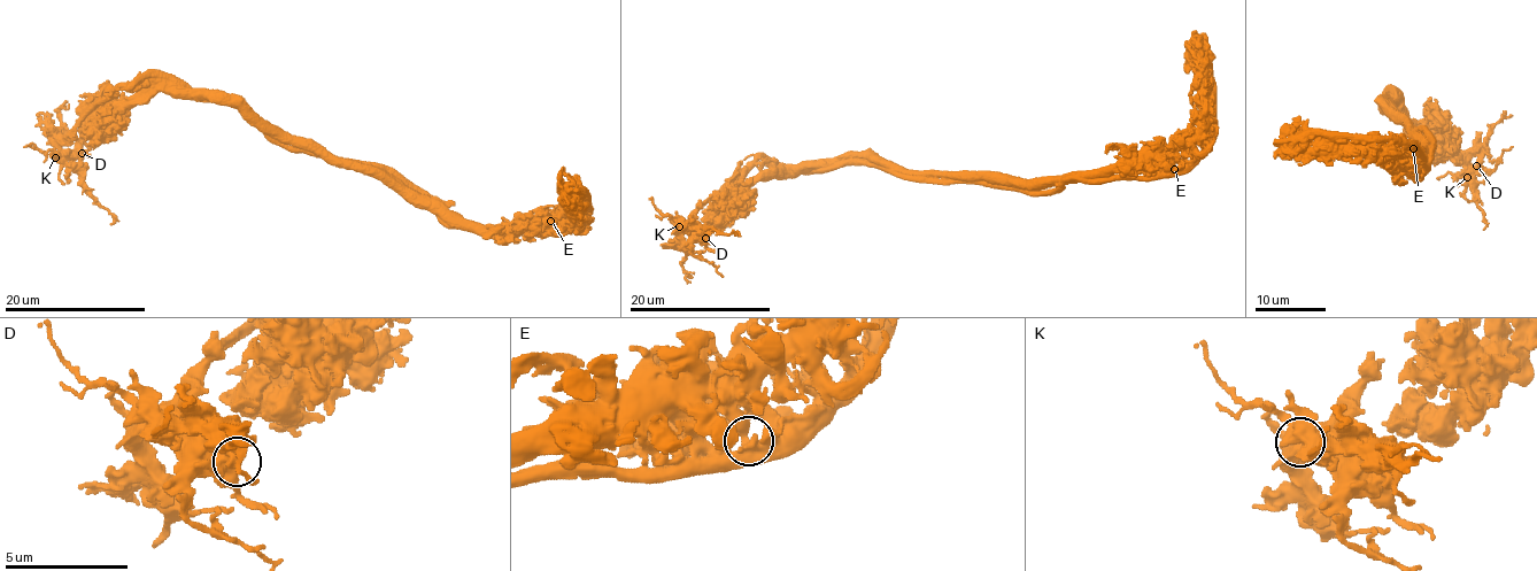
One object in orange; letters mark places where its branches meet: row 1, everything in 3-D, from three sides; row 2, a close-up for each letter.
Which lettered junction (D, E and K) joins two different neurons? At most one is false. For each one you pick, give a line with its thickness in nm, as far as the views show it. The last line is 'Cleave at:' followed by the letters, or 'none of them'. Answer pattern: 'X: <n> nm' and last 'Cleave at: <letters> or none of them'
E: 550 nm
Cleave at: E

